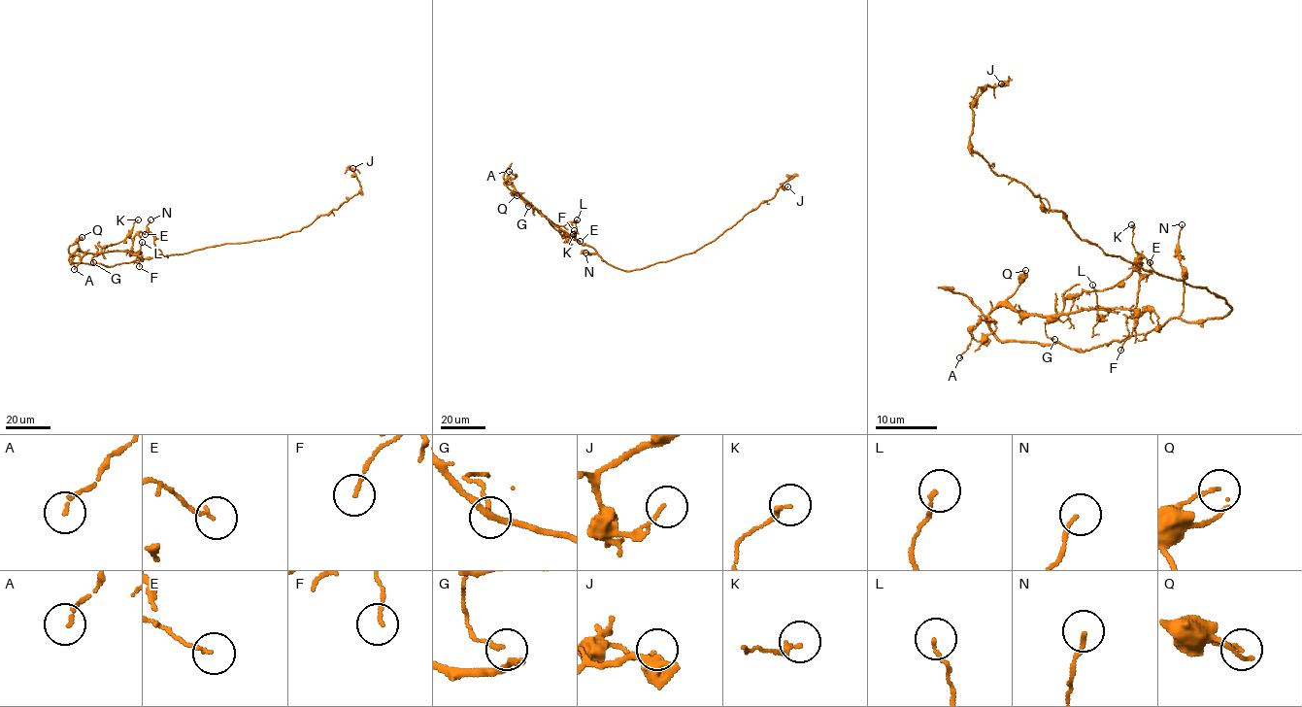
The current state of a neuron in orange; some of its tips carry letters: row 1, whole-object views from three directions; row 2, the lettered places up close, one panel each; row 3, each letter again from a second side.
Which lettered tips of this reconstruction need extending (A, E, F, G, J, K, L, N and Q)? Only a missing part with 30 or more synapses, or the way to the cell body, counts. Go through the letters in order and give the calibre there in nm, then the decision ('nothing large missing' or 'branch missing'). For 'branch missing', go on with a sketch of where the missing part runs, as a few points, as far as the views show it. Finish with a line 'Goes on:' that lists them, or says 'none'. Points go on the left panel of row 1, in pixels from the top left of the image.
A: 100 nm | nothing large missing
E: 100 nm | nothing large missing
F: 110 nm | nothing large missing
G: 100 nm | nothing large missing
J: 110 nm | nothing large missing
K: 140 nm | nothing large missing
L: 110 nm | nothing large missing
N: 120 nm | nothing large missing
Q: 100 nm | nothing large missing
Goes on: none

